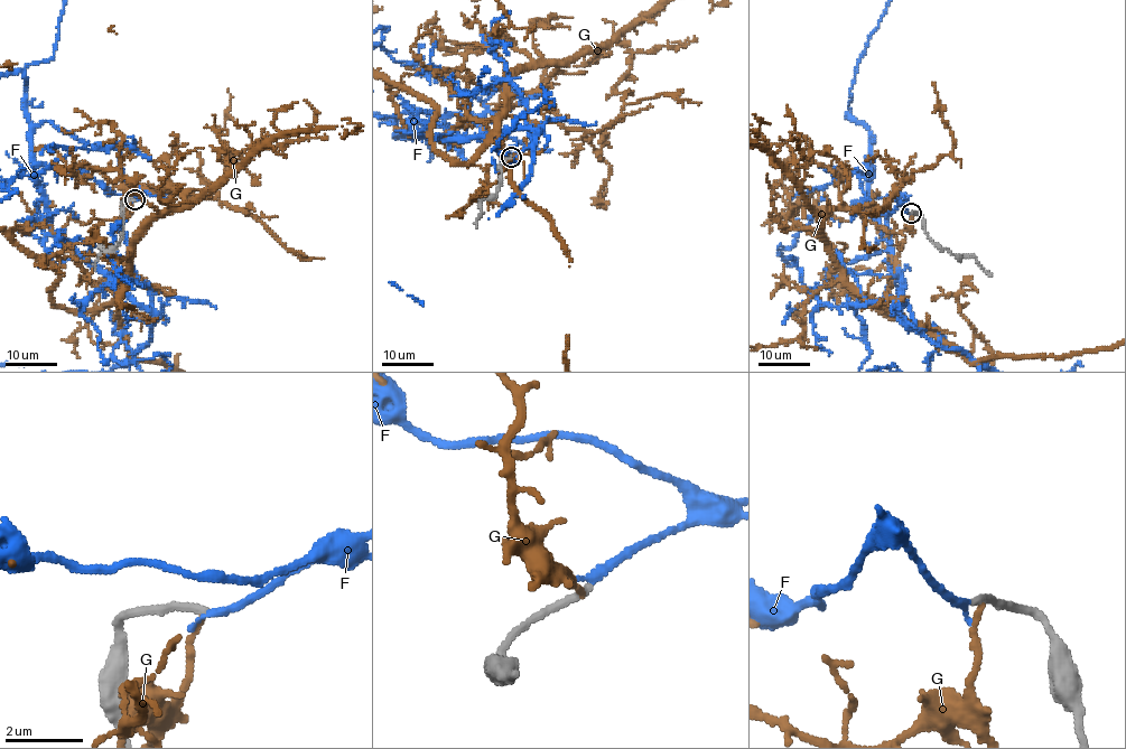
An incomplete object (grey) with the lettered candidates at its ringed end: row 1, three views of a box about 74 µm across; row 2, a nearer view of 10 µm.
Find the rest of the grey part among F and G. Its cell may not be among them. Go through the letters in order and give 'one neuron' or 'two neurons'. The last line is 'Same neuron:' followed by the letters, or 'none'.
F: one neuron
G: two neurons
Same neuron: F

